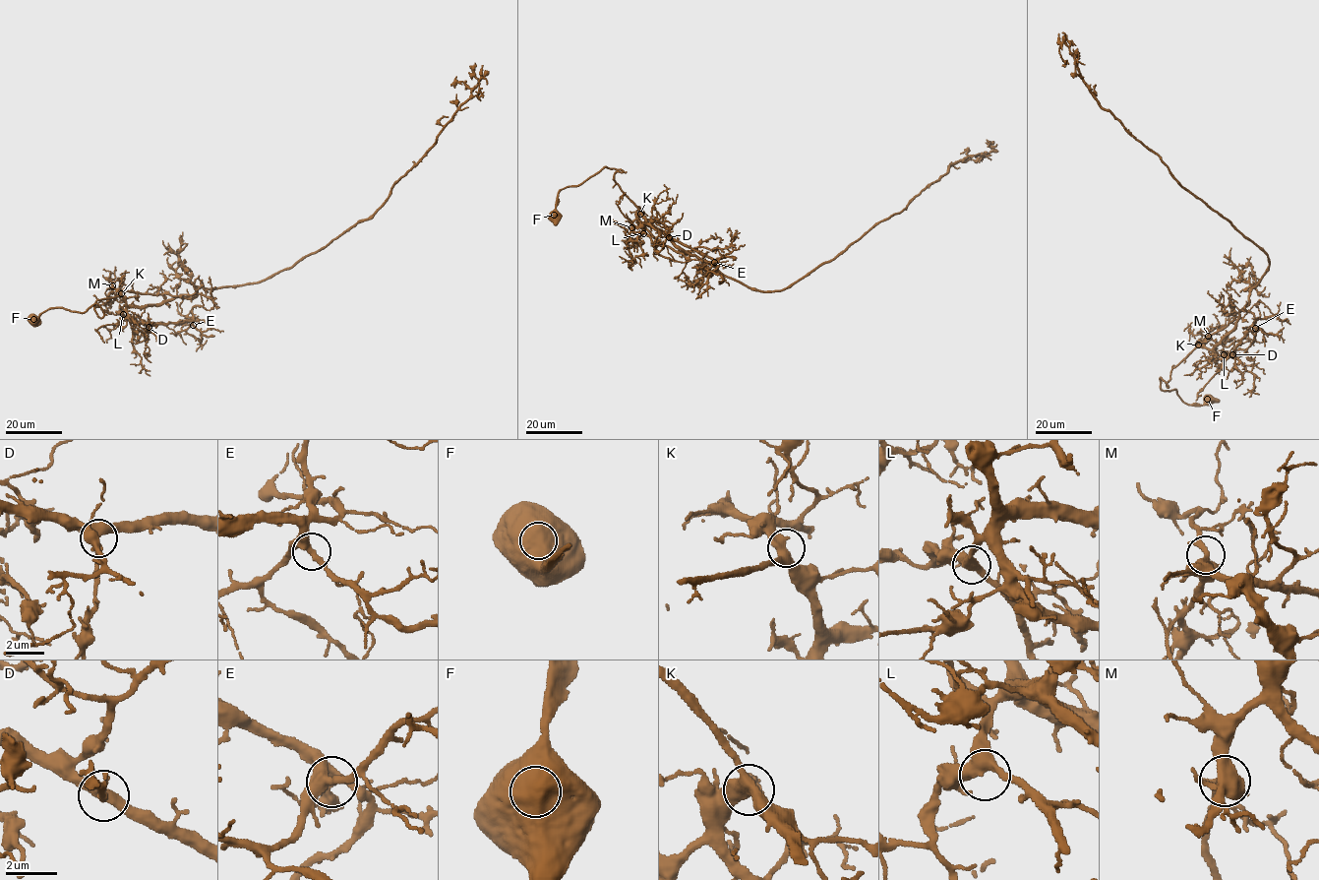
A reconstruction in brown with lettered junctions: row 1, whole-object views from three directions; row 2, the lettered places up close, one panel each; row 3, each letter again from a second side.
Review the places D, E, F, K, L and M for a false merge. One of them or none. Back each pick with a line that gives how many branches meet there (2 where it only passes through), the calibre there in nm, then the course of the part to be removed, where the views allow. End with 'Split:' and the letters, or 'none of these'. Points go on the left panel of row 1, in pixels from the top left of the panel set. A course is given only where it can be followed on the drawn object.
Split: none of these

